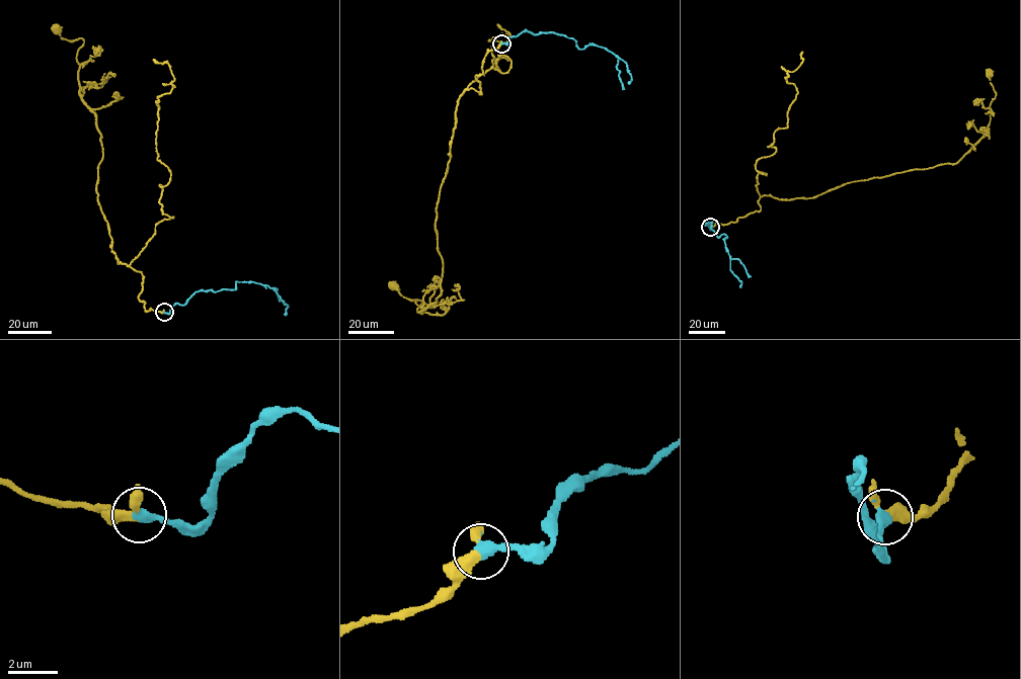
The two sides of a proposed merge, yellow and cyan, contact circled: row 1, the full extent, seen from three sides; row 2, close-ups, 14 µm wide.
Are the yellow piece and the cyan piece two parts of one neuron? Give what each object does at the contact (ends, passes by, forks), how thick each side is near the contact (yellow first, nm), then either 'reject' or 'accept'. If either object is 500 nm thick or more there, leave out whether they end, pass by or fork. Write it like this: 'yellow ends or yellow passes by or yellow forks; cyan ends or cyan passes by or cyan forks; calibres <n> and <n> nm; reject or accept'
yellow passes by; cyan ends; calibres 320 and 420 nm; accept

